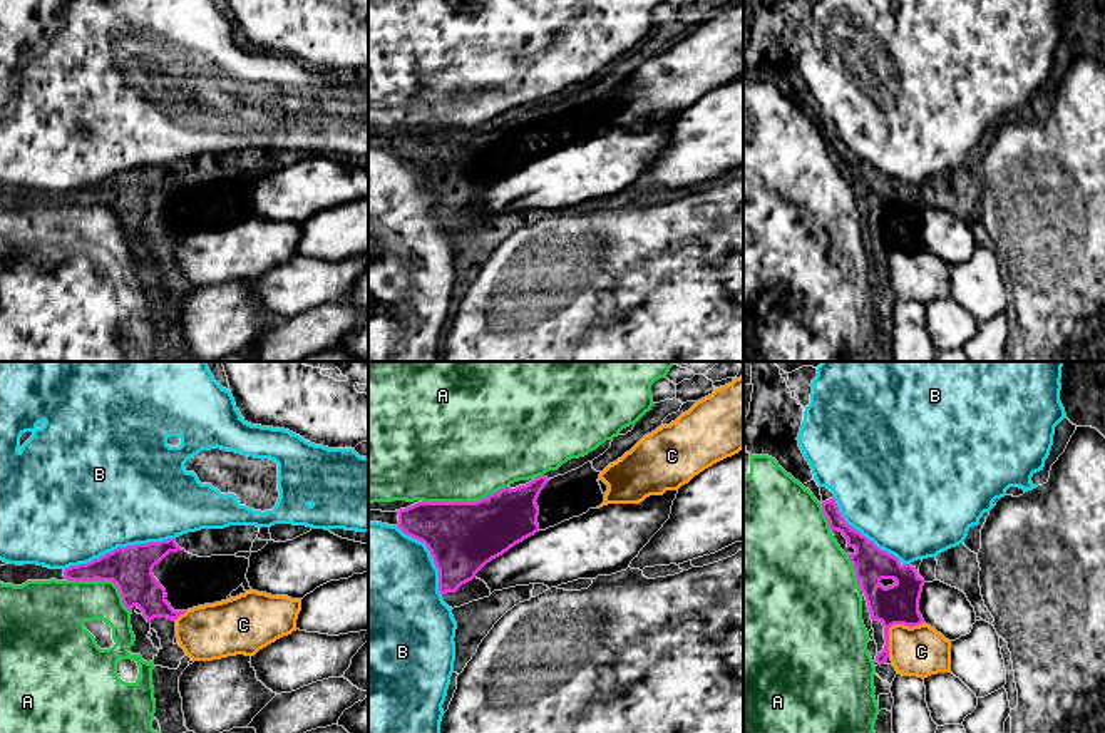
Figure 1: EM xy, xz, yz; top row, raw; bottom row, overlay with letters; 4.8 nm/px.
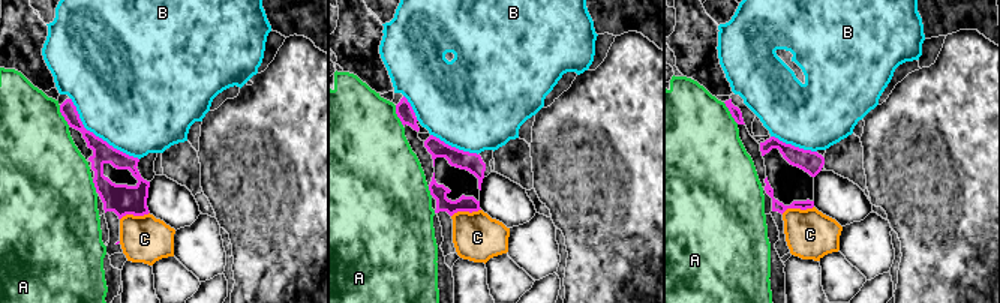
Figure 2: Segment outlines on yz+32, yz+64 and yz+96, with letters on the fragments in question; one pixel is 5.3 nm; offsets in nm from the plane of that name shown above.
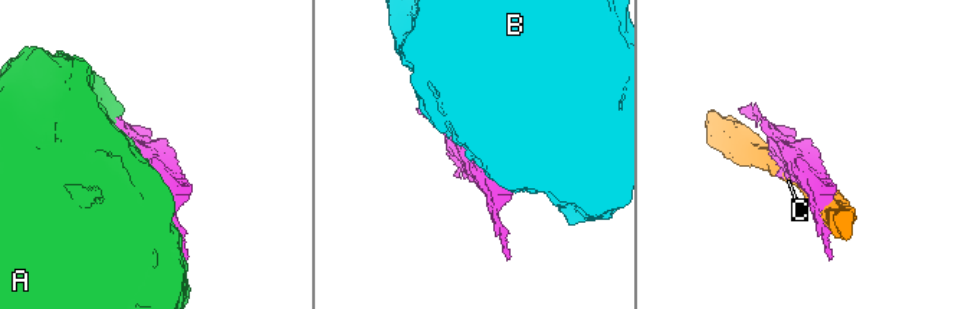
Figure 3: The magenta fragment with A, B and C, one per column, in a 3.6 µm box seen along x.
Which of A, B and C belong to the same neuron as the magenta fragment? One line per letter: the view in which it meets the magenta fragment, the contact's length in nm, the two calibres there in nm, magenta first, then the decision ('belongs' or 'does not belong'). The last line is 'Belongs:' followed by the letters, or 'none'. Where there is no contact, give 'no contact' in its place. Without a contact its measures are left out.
A: xz | 420 nm | 340/500 nm | does not belong
B: xy | 550 nm | 220/500 nm | does not belong
C: yz | 240 nm | 190/240 nm | does not belong
Belongs: none

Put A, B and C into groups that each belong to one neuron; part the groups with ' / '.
A / B / C

